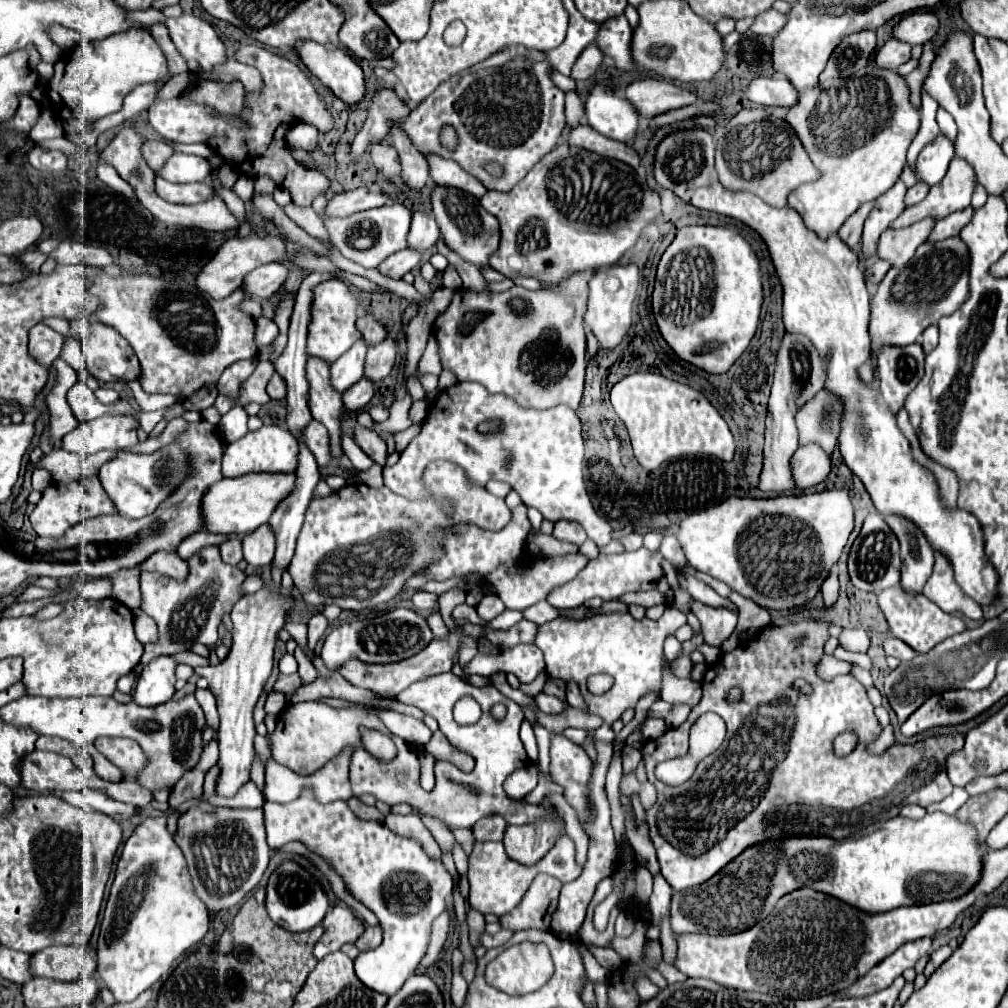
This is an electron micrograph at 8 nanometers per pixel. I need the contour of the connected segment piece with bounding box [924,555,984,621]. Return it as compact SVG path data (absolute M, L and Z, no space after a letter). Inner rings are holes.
M936 555L934 573L924 587L924 595L946 613L962 611L968 619L974 619L974 621L982 619L982 615L984 615L982 607L958 589L958 585L954 583L954 577L952 577L950 563L942 555Z

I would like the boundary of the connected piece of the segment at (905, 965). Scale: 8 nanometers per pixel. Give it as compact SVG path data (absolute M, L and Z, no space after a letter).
M918 939L918 941L910 941L906 945L902 945L898 951L894 951L892 955L888 955L882 963L878 963L874 969L870 969L866 973L866 977L858 979L850 989L840 991L838 995L870 995L876 991L882 991L884 987L888 987L898 975L902 975L906 969L914 967L916 961L924 955L928 955L932 951L932 939Z

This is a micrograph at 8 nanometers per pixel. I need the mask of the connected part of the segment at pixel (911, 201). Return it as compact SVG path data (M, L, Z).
M918 181L914 187L908 189L908 193L906 193L906 205L916 205L918 201L922 201L928 195L928 189L930 189L928 183L920 183Z

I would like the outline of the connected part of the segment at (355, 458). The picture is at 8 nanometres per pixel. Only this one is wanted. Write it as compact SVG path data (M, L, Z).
M342 435L342 447L344 447L344 453L346 453L346 457L352 461L352 465L354 465L354 469L356 471L366 471L366 469L370 469L372 465L374 465L374 461L354 443L354 439L352 437L346 437L346 435Z

